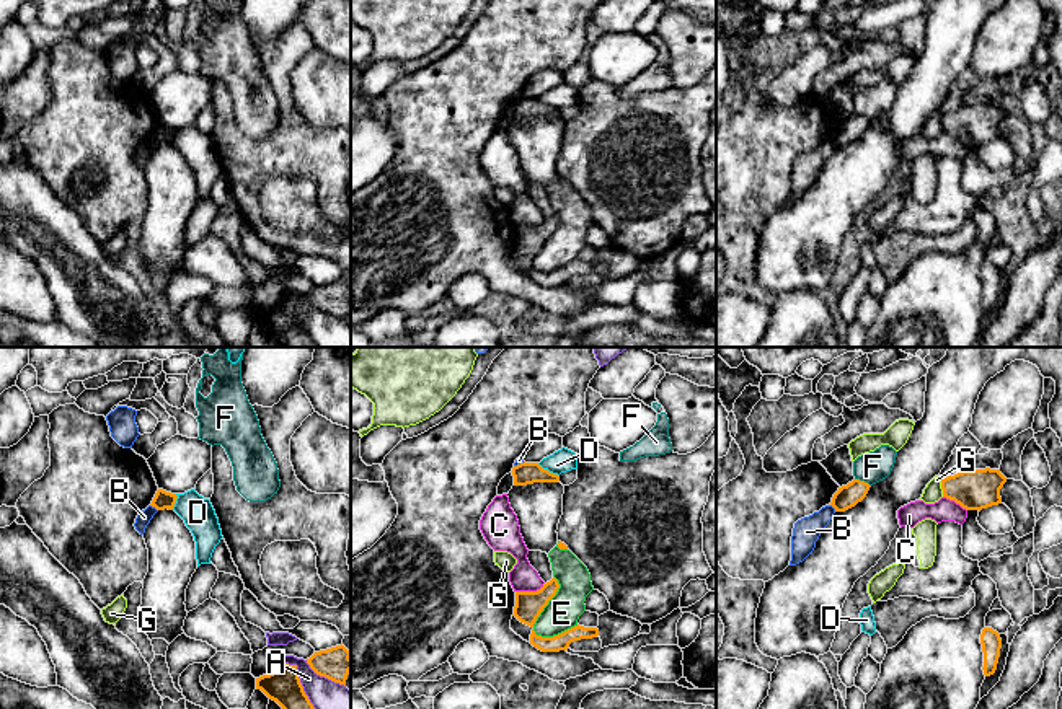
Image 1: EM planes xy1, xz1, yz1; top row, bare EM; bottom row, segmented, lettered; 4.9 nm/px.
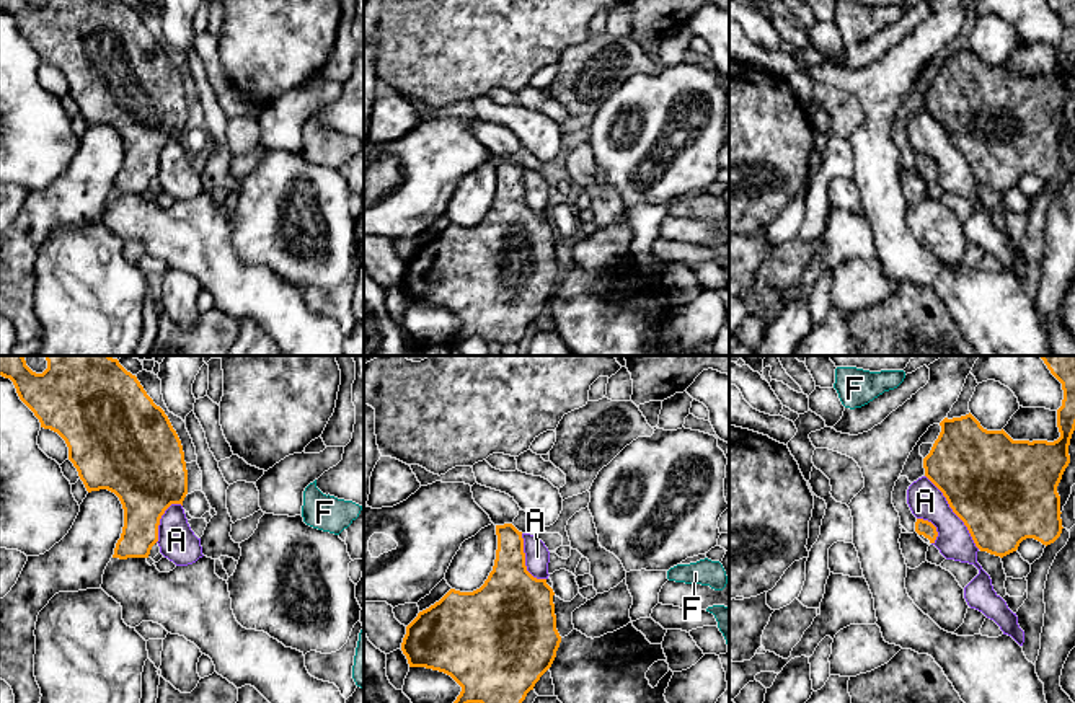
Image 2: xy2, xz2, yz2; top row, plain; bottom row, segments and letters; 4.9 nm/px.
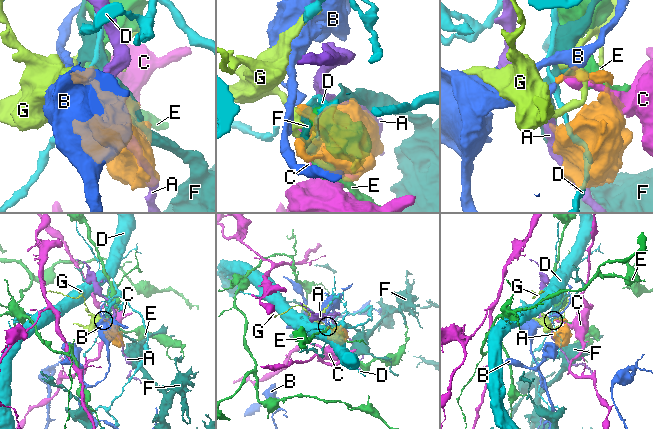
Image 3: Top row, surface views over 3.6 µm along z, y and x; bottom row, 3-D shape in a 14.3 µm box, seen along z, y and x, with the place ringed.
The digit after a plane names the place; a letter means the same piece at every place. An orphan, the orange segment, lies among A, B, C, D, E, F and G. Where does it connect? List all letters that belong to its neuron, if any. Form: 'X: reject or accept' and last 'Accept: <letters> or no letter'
A: reject
B: reject
C: reject
D: reject
E: reject
F: reject
G: reject
Accept: no letter

